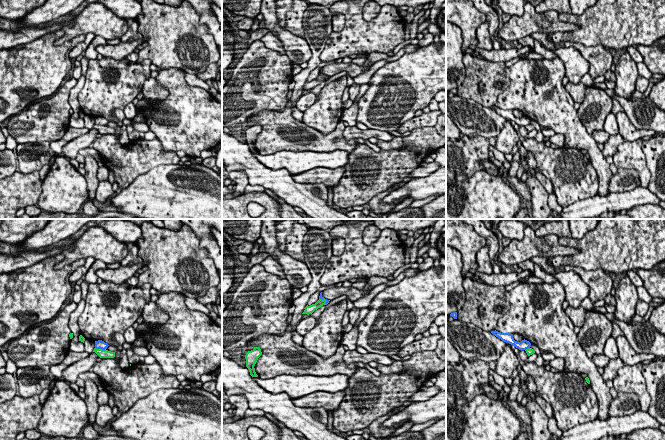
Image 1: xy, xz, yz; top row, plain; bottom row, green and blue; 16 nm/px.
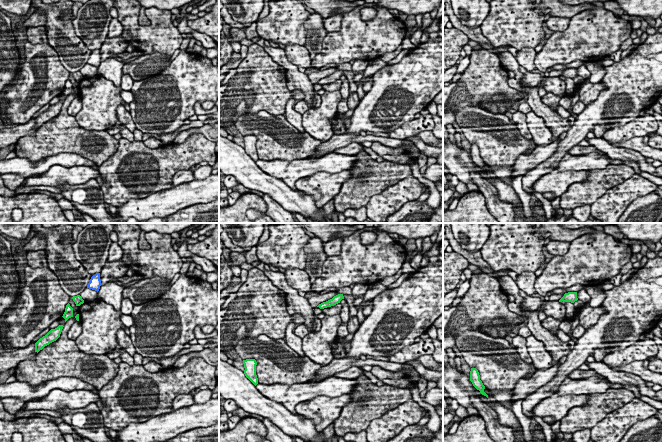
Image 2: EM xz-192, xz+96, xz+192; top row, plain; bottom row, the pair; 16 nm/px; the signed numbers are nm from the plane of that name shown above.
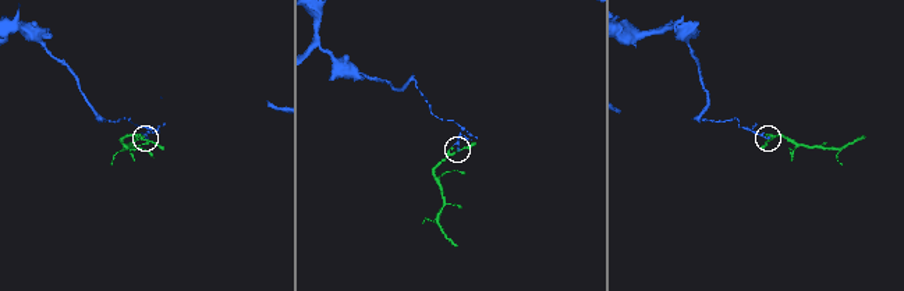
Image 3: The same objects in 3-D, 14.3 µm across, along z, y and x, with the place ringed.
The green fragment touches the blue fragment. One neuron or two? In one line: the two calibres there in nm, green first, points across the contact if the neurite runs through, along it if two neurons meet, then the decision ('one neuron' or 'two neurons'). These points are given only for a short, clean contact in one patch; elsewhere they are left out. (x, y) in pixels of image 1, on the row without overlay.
calibres 130 and 140 nm; two neurons

